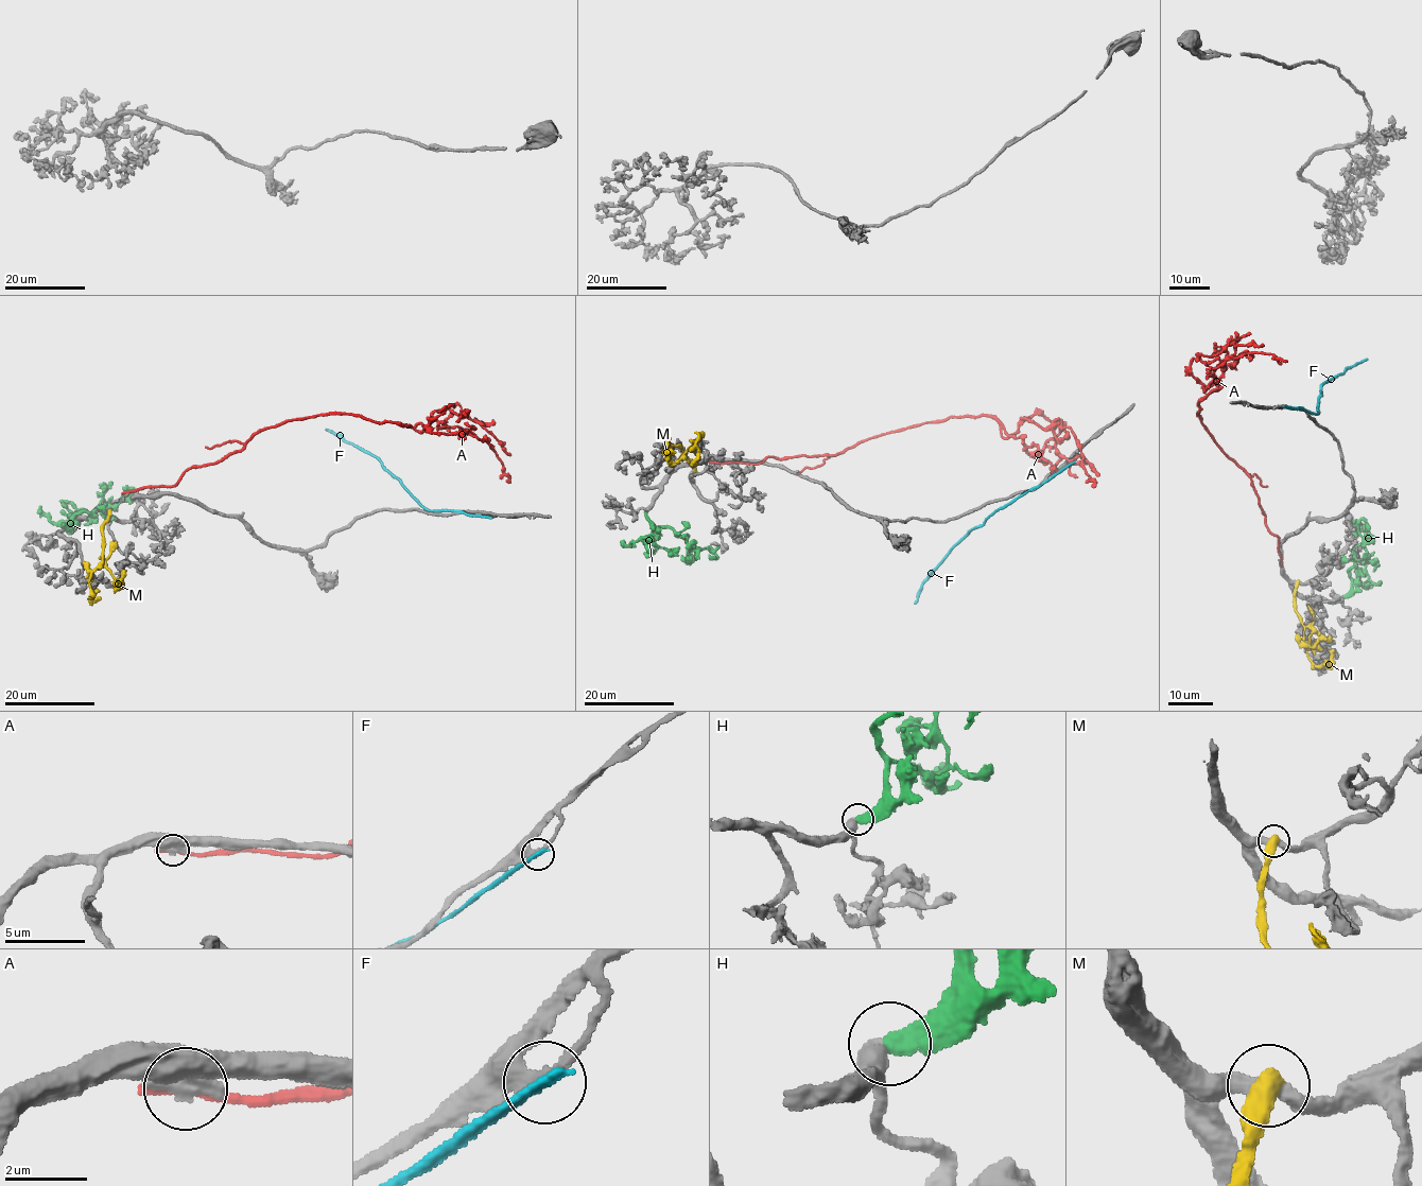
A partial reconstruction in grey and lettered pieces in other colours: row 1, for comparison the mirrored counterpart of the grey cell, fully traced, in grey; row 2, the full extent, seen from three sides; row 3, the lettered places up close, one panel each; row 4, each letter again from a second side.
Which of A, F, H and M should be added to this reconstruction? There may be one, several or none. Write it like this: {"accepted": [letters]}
{"accepted": ["H"]}

